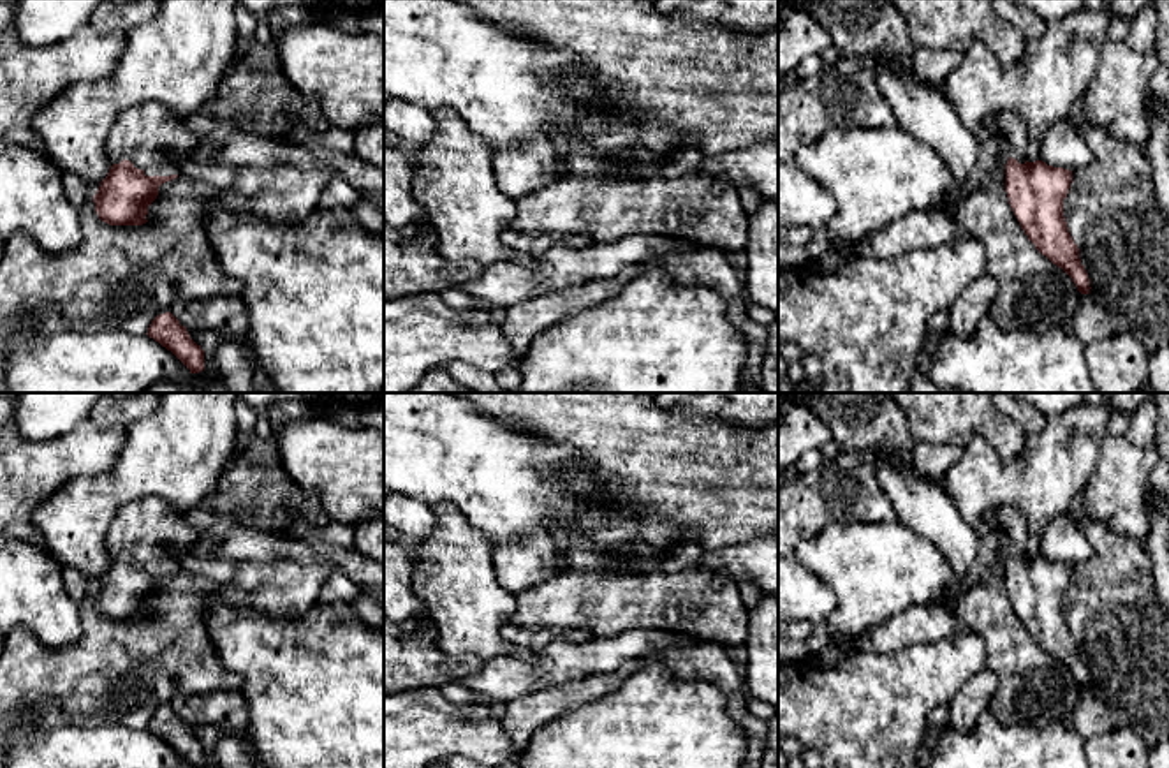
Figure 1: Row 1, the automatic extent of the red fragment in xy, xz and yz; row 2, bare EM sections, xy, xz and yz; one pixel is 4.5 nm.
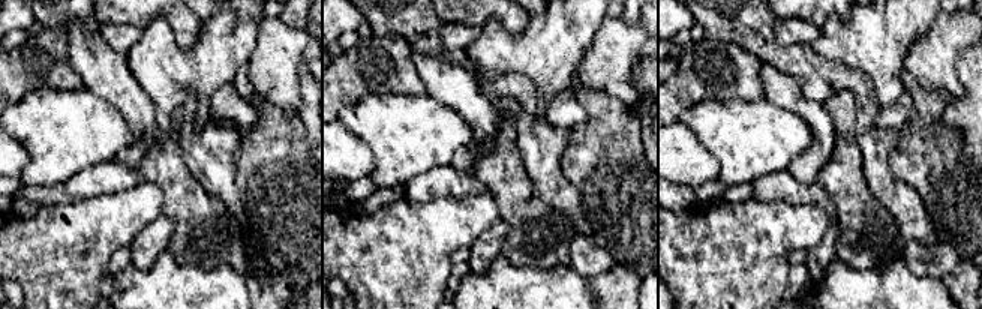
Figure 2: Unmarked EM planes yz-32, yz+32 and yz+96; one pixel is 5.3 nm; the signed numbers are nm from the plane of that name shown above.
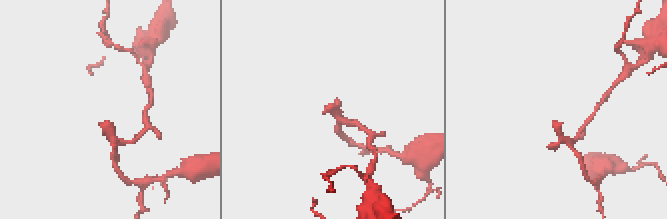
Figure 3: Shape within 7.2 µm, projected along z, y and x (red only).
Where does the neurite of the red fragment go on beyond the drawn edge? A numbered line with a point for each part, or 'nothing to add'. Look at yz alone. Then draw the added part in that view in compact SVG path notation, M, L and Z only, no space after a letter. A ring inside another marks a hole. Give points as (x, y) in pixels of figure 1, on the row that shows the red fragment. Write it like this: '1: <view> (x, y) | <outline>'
1: yz (1014, 127) | M1002 111L991 116L991 122L1005 132L1005 137L1011 143L1009 155L1019 164L1025 164L1028 153L1028 130L1025 120L1012 111Z

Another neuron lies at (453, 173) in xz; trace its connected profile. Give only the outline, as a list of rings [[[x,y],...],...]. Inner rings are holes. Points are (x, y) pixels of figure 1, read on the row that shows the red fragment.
[[[440,107],[431,116],[435,136],[412,151],[412,162],[414,196],[437,233],[437,250],[481,266],[511,261],[537,268],[539,259],[504,241],[518,201],[495,183],[491,146],[456,111]]]

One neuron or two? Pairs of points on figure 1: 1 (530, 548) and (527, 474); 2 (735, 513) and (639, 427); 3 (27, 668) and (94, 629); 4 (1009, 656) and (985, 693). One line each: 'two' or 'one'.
1: two
2: one
3: one
4: two

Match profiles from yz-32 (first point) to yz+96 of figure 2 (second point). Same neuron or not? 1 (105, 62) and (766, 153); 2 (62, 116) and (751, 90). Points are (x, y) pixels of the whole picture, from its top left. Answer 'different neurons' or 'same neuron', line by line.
1: different neurons
2: different neurons

